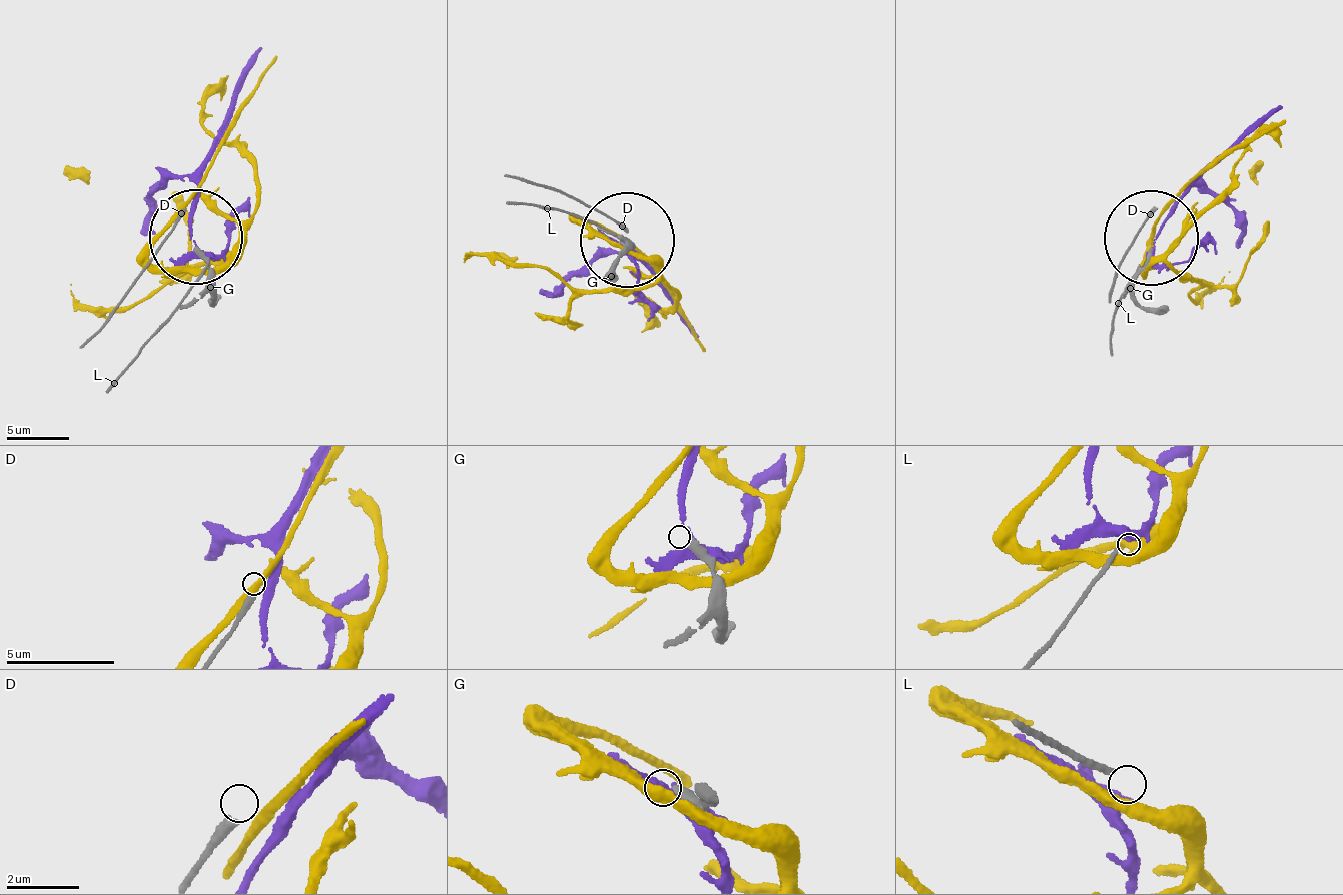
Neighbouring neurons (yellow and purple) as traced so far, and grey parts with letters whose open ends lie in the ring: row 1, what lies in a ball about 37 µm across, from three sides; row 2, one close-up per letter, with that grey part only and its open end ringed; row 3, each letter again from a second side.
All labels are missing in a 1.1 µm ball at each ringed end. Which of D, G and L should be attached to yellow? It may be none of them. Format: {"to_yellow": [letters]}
{"to_yellow": []}

